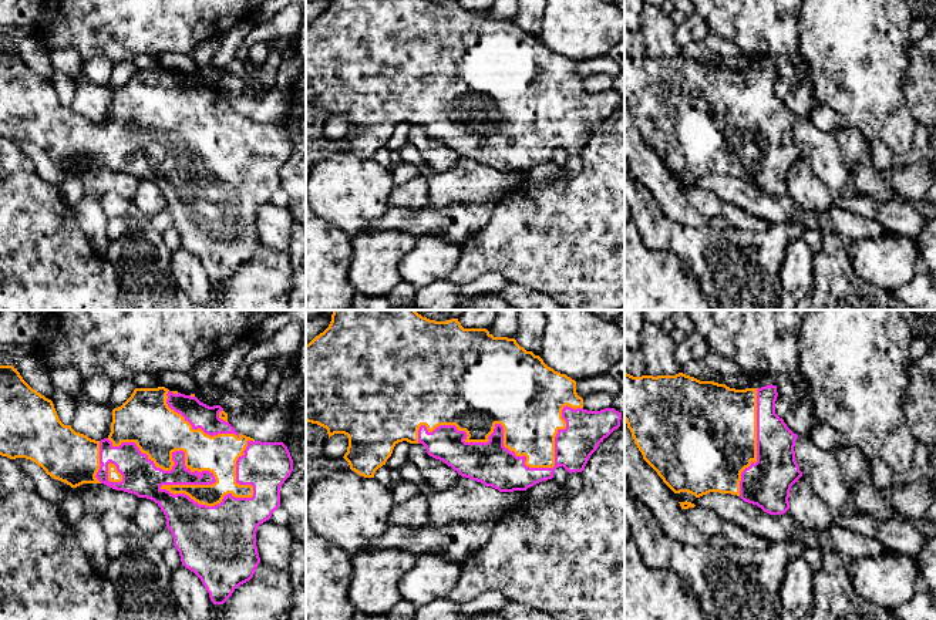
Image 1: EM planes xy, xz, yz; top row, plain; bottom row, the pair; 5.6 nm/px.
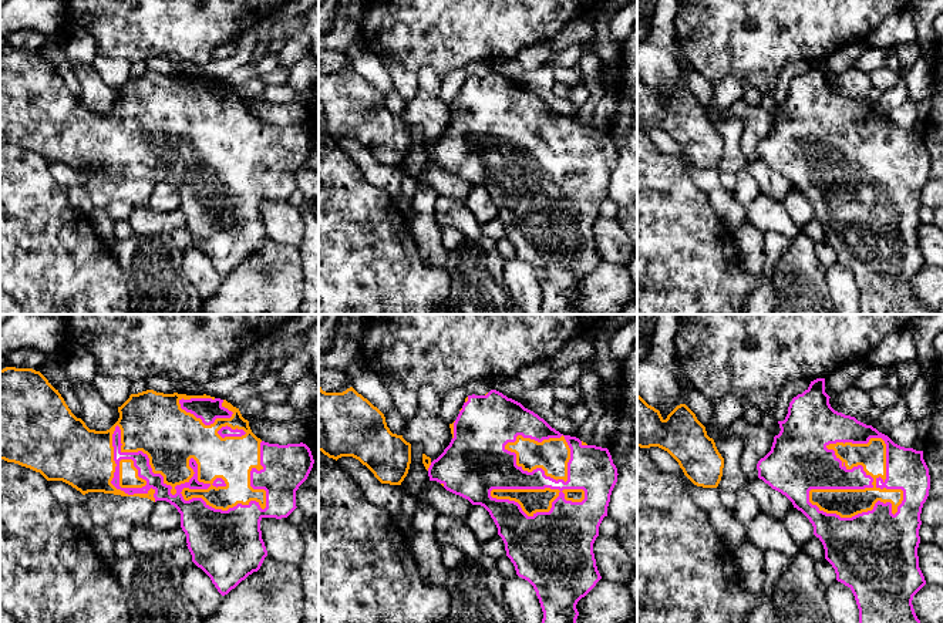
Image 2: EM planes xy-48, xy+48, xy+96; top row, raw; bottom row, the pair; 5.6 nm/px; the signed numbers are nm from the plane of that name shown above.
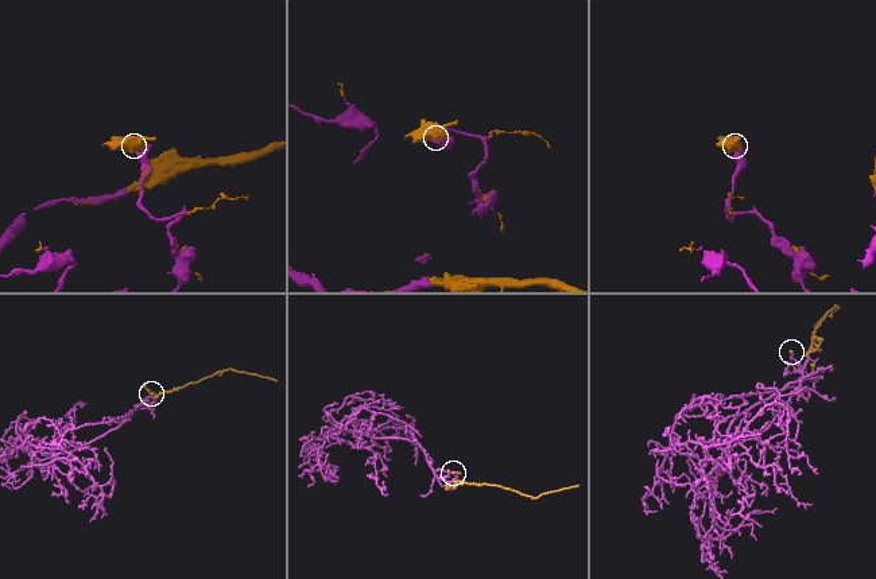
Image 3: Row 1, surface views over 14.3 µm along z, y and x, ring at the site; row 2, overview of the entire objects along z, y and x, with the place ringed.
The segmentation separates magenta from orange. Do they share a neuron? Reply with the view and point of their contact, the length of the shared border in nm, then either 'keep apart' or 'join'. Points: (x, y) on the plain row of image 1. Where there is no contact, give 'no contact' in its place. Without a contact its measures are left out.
xy (211, 165) | 900 nm | join

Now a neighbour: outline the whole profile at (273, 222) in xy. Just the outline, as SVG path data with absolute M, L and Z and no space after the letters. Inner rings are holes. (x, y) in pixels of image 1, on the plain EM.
M270 201L263 203L256 213L260 243L275 252L287 253L292 242L293 222L289 206L277 206Z

